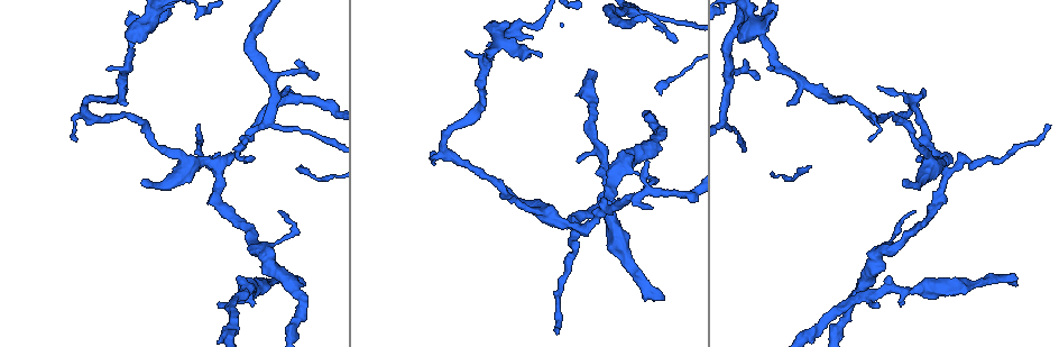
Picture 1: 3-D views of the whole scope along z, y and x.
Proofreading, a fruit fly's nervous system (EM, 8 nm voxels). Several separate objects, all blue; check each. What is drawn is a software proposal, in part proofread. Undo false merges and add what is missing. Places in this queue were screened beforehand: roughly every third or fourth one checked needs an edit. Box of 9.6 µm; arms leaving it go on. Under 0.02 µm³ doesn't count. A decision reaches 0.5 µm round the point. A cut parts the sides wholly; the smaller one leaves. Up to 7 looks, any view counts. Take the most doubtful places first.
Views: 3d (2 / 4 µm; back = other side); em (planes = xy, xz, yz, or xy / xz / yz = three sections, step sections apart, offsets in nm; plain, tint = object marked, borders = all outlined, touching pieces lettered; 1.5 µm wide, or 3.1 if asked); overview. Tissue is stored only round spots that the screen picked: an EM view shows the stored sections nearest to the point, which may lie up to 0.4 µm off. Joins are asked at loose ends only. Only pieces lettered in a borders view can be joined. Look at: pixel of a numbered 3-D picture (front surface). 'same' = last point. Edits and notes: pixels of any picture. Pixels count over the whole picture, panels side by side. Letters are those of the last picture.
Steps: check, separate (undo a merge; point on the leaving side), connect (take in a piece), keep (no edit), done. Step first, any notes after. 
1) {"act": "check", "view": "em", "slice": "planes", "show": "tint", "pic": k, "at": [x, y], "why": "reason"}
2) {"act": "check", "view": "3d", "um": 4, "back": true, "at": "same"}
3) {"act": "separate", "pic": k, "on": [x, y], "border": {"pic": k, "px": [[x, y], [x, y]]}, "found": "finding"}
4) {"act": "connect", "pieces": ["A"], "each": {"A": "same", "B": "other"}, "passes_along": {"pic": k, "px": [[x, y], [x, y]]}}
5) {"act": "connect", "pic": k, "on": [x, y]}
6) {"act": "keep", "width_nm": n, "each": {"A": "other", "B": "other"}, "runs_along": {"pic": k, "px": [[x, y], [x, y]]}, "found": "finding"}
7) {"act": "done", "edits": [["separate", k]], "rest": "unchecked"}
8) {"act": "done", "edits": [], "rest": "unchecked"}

{"act": "check", "view": "em", "slice": "xy", "step": 8, "show": "tint", "pic": 1, "at": [943, 163], "why": "sharp bend"}

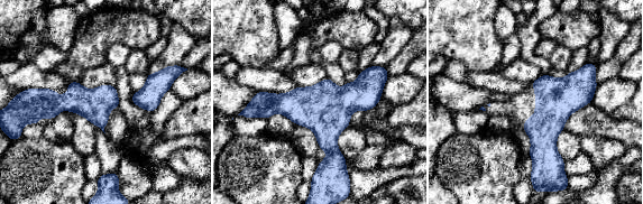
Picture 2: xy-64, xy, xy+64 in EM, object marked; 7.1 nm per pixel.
{"act": "check", "view": "em", "slice": "planes", "show": "borders", "at": "same"}

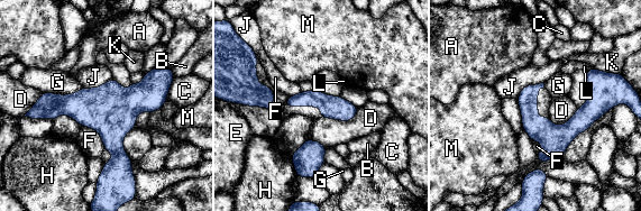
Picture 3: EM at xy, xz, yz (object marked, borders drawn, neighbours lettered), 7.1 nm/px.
{"act": "keep", "width_nm": 100, "each": {"A": "other", "B": "other", "C": "other", "D": "other", "E": "other", "F": "other", "G": "other", "H": "other", "J": "other", "K": "other", "L": "other", "M": "other"}, "found": "continuous, no second cell"}

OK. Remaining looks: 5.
{"act": "check", "view": "3d", "um": 4, "back": true, "pic": 1, "at": [315, 77], "why": "tapers out"}

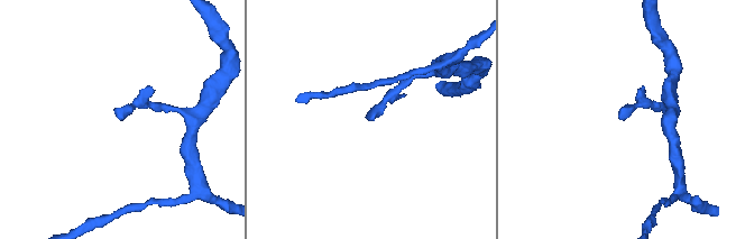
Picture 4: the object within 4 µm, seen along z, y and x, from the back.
{"act": "check", "view": "em", "slice": "planes", "show": "borders", "pic": 4, "at": [116, 115], "why": "shape alone is not enough"}

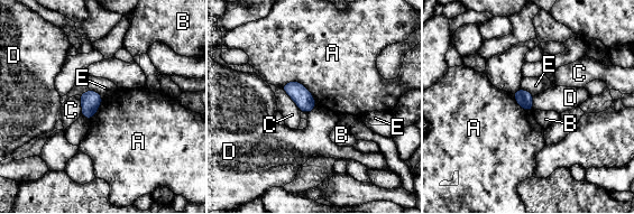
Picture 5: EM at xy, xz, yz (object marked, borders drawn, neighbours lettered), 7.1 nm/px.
{"act": "keep", "width_nm": 120, "each": {"A": "other", "B": "other", "C": "other", "D": "other", "E": "other"}, "border": {"pic": 5, "px": [[534, 96], [532, 110]]}, "found": "no lettered piece goes on from it"}

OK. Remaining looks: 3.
{"act": "check", "view": "3d", "um": 4, "pic": 1, "at": [922, 91], "why": "free end"}

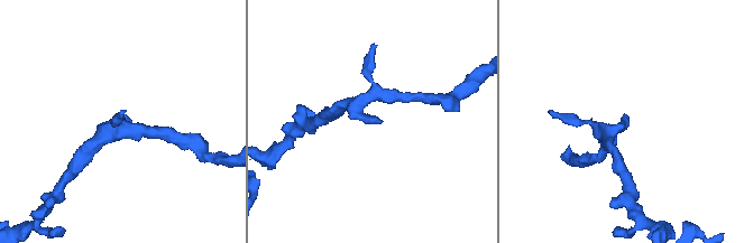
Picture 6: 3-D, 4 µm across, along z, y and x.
{"act": "check", "view": "em", "slice": "planes", "show": "borders", "pic": 6, "at": [629, 118]}

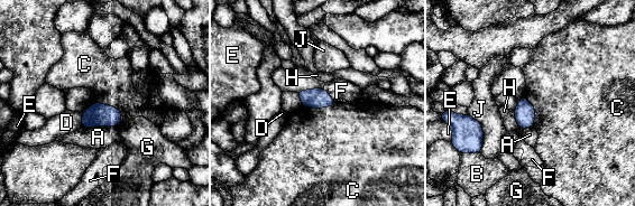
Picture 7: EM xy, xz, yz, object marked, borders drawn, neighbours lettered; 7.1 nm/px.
{"act": "keep", "longest_contact_nm": ["J", 280], "each": {"A": "other", "B": "other", "C": "other", "D": "other", "E": "other", "F": "other", "G": "other", "H": "other", "J": "other"}, "border": {"pic": 7, "px": [[93, 102], [114, 106], [120, 122]]}, "found": "no lettered piece goes on from it"}

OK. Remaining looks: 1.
{"act": "done", "edits": [], "rest": "unchecked"}

